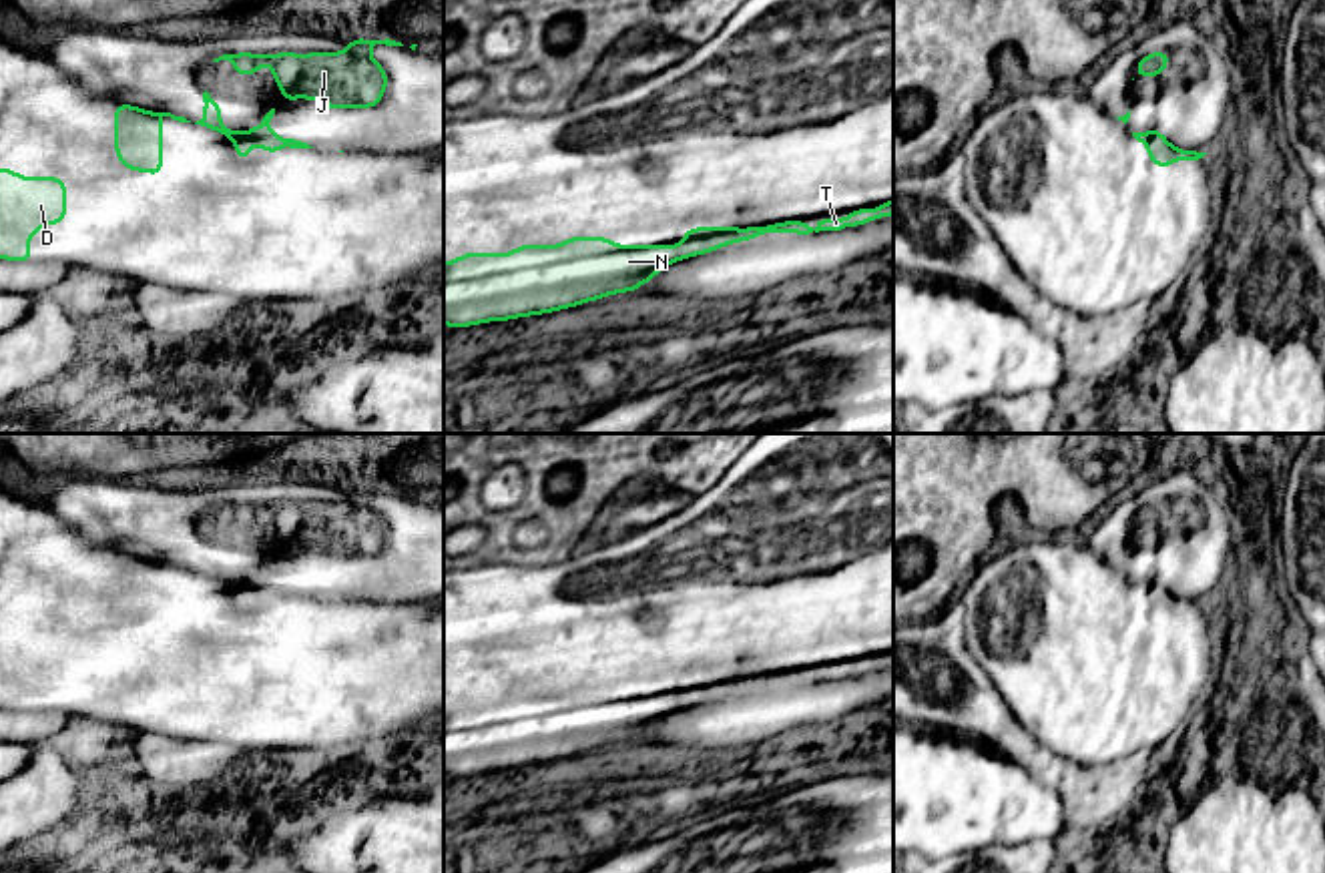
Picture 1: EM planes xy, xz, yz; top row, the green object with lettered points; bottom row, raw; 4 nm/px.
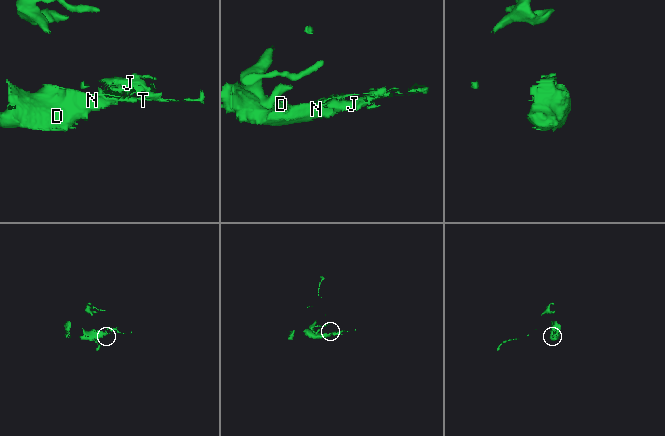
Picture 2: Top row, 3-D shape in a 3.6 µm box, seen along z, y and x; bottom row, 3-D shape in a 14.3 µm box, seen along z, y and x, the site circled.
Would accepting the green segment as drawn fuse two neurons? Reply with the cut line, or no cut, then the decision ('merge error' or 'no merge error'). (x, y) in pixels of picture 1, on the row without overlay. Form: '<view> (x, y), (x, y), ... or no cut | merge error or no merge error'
xz (685, 687), (695, 687), (705, 699) | merge error

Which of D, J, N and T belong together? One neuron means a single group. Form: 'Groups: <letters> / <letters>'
Groups: D N / J T

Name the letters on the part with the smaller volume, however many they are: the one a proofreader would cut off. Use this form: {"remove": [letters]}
{"remove": ["J", "T"]}

